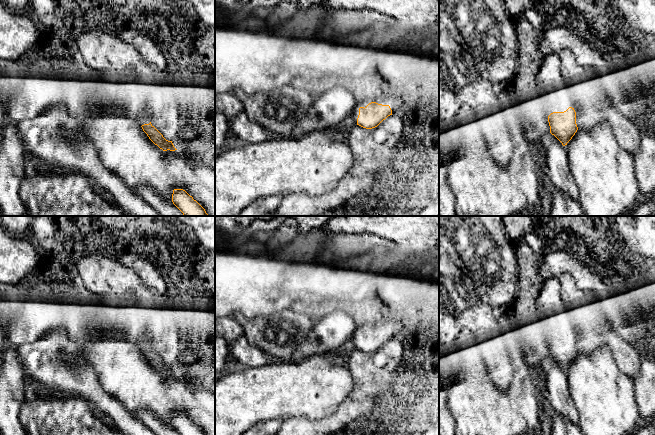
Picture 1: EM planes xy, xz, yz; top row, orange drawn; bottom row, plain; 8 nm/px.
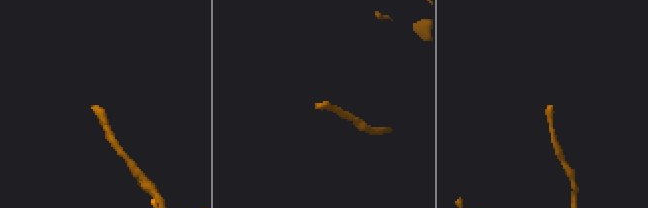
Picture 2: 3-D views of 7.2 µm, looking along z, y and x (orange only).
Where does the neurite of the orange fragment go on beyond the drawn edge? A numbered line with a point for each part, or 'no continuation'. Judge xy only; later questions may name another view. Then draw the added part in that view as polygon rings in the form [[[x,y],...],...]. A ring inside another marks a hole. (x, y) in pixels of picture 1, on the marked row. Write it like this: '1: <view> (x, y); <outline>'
no continuation

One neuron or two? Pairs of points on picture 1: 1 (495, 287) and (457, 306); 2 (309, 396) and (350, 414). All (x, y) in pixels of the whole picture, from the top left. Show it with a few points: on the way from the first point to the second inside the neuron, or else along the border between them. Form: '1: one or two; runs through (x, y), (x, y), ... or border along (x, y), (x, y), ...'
1: two; border along (474, 284), (476, 294), (484, 297), (492, 307)
2: two; border along (332, 413), (323, 418)

